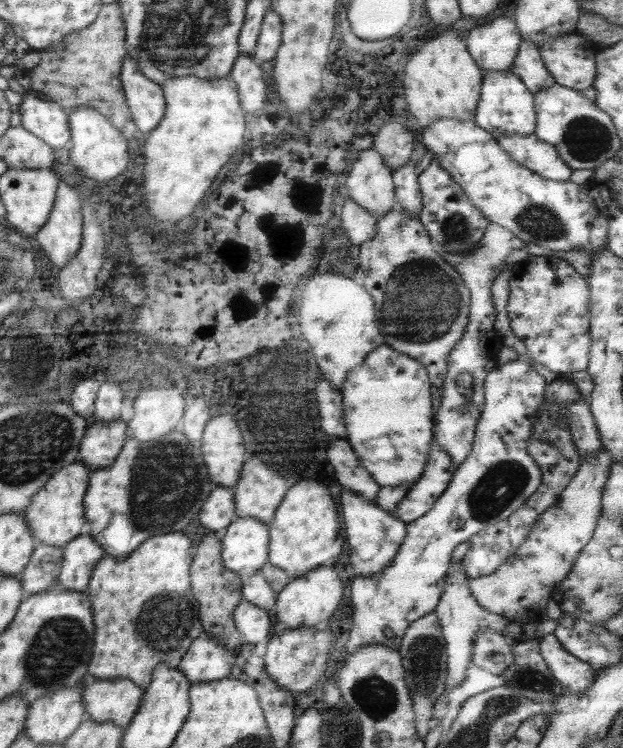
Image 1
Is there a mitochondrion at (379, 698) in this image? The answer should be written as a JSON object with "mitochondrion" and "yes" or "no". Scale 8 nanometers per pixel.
{"mitochondrion":"yes"}

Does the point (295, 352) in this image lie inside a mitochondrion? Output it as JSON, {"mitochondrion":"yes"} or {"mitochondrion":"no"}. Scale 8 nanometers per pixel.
{"mitochondrion":"yes"}

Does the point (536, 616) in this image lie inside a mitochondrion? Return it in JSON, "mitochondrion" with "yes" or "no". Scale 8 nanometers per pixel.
{"mitochondrion":"no"}

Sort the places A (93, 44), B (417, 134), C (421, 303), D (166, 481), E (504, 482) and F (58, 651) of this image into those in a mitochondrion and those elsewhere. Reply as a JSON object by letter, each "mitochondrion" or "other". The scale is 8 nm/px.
{"A":"other","B":"other","C":"mitochondrion","D":"mitochondrion","E":"mitochondrion","F":"mitochondrion"}

